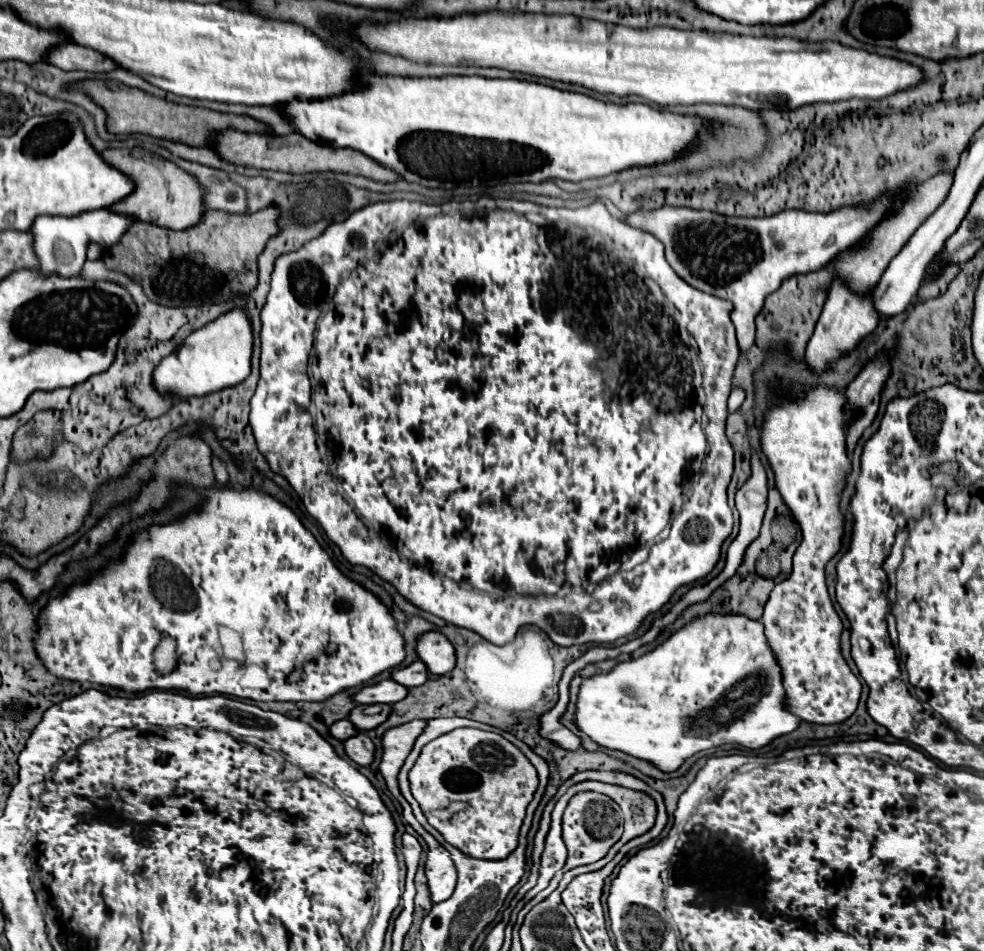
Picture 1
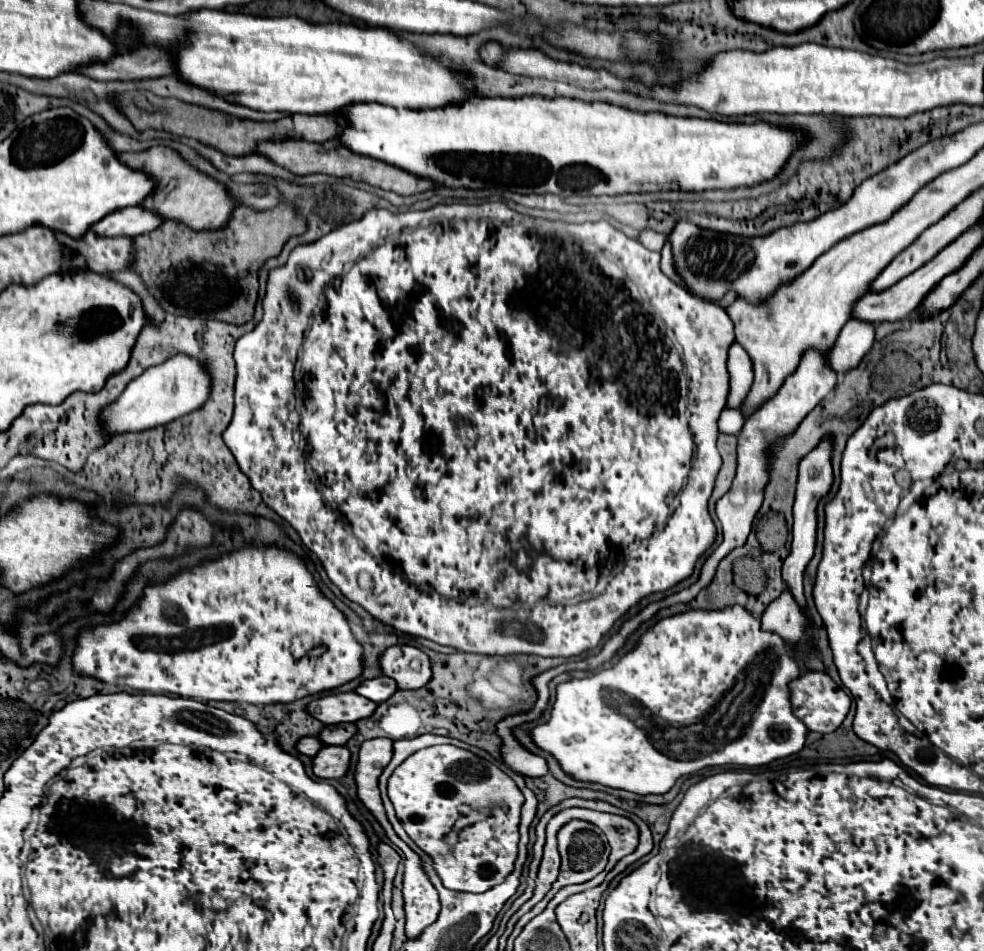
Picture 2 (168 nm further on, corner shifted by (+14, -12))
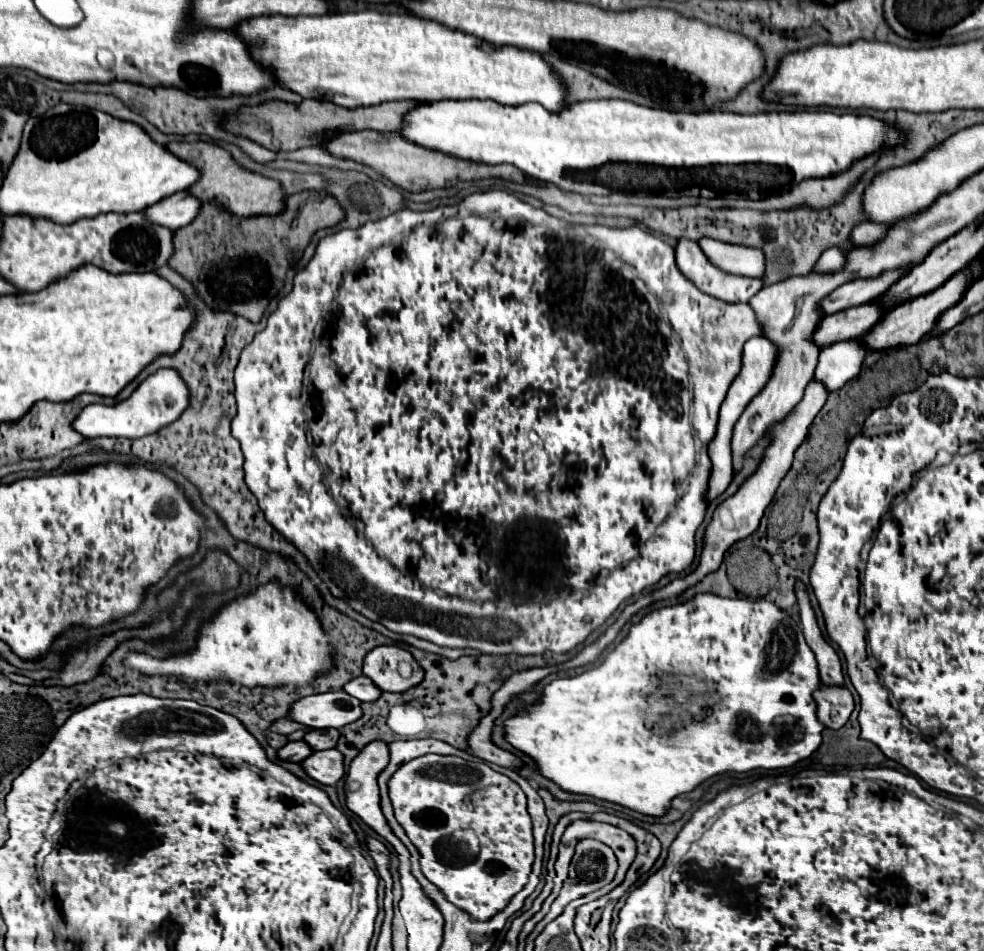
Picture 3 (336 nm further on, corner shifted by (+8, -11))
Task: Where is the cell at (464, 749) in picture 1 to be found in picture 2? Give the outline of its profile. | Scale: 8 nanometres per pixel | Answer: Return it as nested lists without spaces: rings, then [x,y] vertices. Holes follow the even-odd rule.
[[[434,745],[426,747],[414,755],[410,755],[390,777],[388,781],[388,797],[394,803],[396,815],[404,827],[404,831],[410,835],[410,839],[426,851],[434,859],[434,869],[440,875],[442,883],[448,889],[458,889],[458,891],[472,891],[472,893],[482,893],[506,879],[506,875],[512,871],[516,853],[518,853],[518,823],[520,823],[520,807],[524,803],[524,797],[520,789],[514,785],[514,781],[498,769],[494,763],[474,755],[472,751],[454,747],[454,745]],[[458,805],[472,805],[472,807],[482,807],[490,809],[492,815],[490,819],[484,819],[476,825],[464,827],[458,837],[456,849],[448,849],[444,845],[444,835],[452,829],[454,821],[458,819]]]

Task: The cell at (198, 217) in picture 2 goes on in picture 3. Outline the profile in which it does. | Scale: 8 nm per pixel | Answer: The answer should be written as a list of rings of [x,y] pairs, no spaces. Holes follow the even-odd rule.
[[[170,142],[166,146],[172,154],[176,154],[178,158],[194,164],[202,176],[200,180],[188,190],[190,194],[194,194],[196,198],[200,198],[202,202],[212,202],[214,194],[216,194],[216,202],[222,204],[224,208],[228,208],[230,212],[234,212],[236,216],[256,216],[256,214],[276,214],[276,212],[284,212],[284,200],[288,198],[282,190],[282,184],[274,178],[266,178],[262,174],[250,172],[246,168],[242,168],[228,150],[214,146],[210,142]]]

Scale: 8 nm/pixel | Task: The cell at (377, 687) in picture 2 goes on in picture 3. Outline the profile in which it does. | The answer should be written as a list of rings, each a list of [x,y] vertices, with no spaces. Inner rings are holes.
[[[360,676],[360,678],[356,678],[356,680],[350,680],[348,684],[344,684],[342,690],[348,692],[350,696],[358,698],[360,702],[374,702],[374,700],[378,700],[380,694],[382,694],[380,688],[376,688],[376,686],[372,684],[372,680],[368,680],[366,676]]]

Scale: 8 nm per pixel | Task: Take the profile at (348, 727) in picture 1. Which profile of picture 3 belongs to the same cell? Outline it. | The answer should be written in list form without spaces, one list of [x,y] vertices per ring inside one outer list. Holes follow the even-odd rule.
[[[304,740],[288,742],[284,748],[278,750],[278,758],[288,760],[288,762],[302,762],[308,754],[312,754],[312,748],[308,748],[308,744]]]

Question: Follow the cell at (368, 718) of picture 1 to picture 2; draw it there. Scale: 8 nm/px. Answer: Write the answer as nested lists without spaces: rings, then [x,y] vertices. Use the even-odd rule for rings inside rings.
[[[350,723],[350,725],[328,725],[322,729],[322,733],[318,737],[324,745],[346,745],[346,741],[350,737],[354,737],[356,731],[358,729],[354,723]]]

